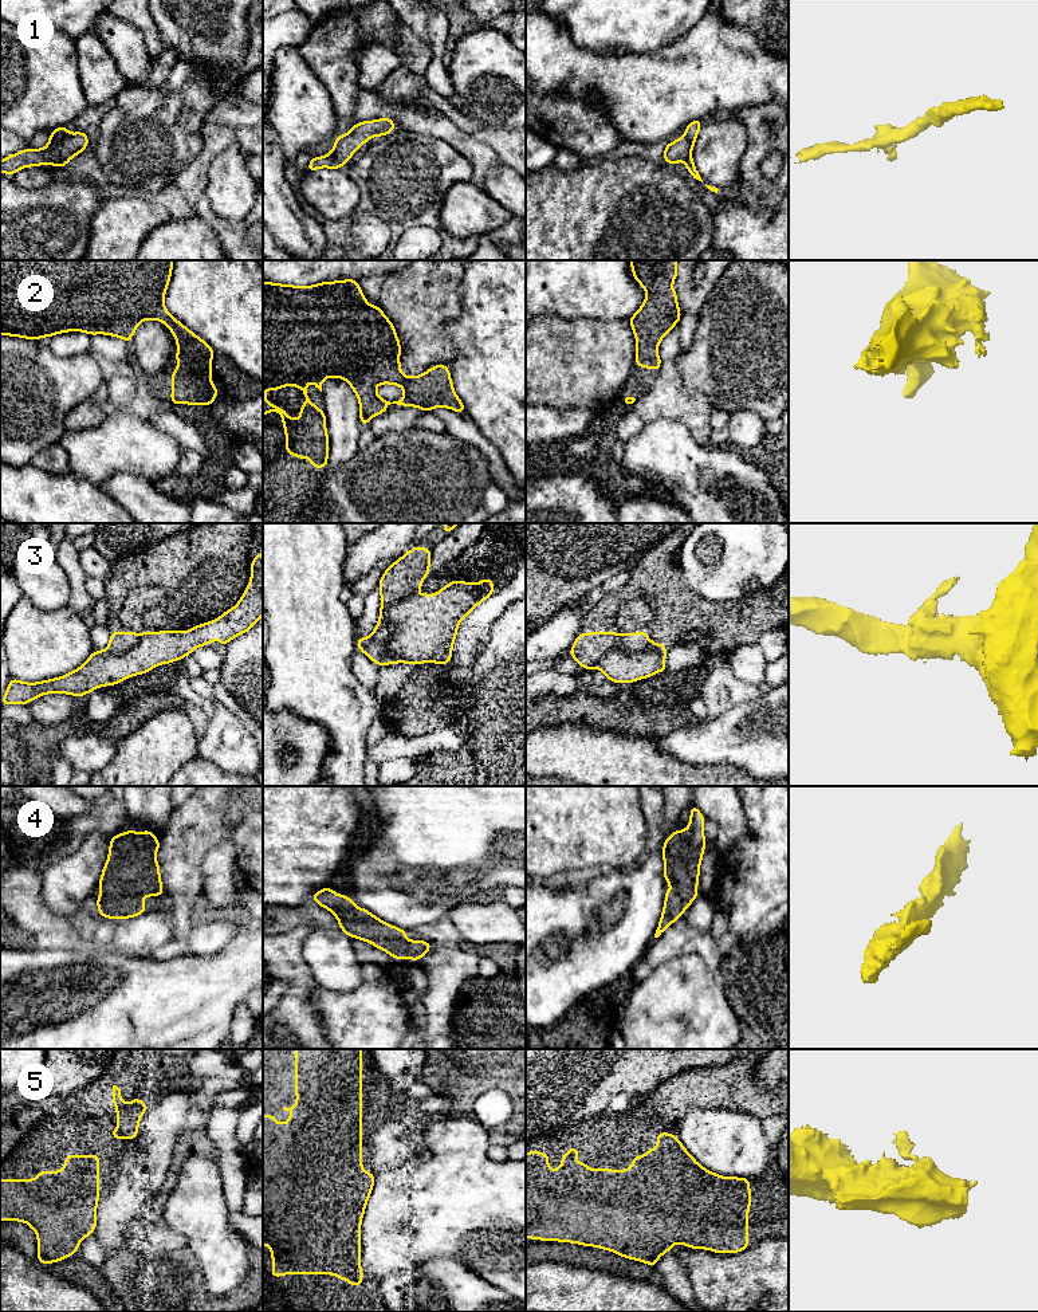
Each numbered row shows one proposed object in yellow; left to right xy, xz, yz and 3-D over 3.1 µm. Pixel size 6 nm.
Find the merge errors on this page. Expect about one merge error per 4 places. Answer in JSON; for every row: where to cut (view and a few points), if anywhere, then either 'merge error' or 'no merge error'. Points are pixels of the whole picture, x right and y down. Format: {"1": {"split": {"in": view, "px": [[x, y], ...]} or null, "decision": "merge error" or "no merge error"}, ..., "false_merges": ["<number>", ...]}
{"1": {"split": {"in": "xy", "px": [[71, 134], [55, 145], [47, 146]]}, "decision": "merge error"}, "2": {"split": null, "decision": "no merge error"}, "3": {"split": {"in": "xz", "px": [[382, 623], [389, 631], [386, 651], [401, 662]]}, "decision": "merge error"}, "4": {"split": null, "decision": "no merge error"}, "5": {"split": {"in": "yz", "px": [[641, 1157], [628, 1216], [639, 1241], [635, 1259]]}, "decision": "merge error"}, "false_merges": ["1", "3", "5"]}

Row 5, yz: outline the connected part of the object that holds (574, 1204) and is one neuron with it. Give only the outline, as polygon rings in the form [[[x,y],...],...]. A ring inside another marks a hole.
[[[570,1147],[559,1170],[550,1170],[549,1154],[526,1152],[526,1237],[555,1240],[610,1250],[636,1260],[636,1223],[628,1215],[636,1205],[629,1199],[634,1190],[634,1172],[641,1155],[632,1159],[630,1170],[590,1170],[586,1163],[575,1163],[579,1150]]]

